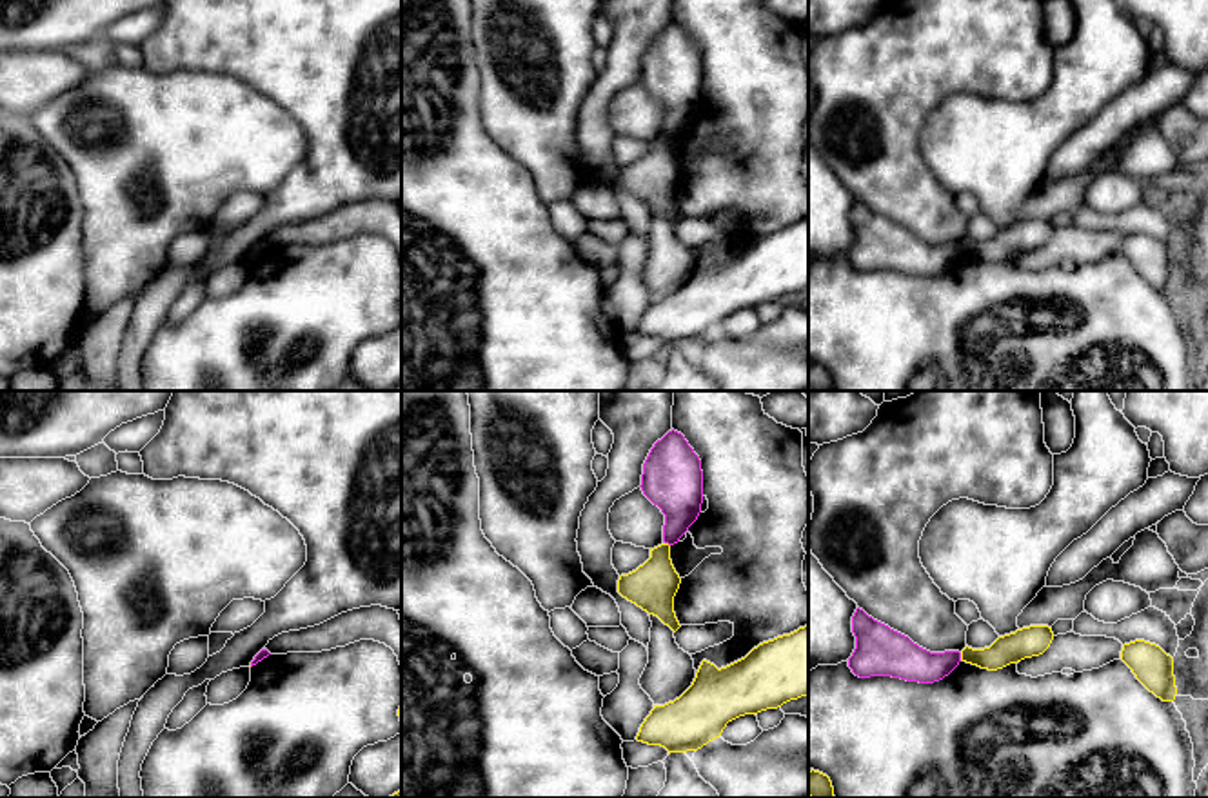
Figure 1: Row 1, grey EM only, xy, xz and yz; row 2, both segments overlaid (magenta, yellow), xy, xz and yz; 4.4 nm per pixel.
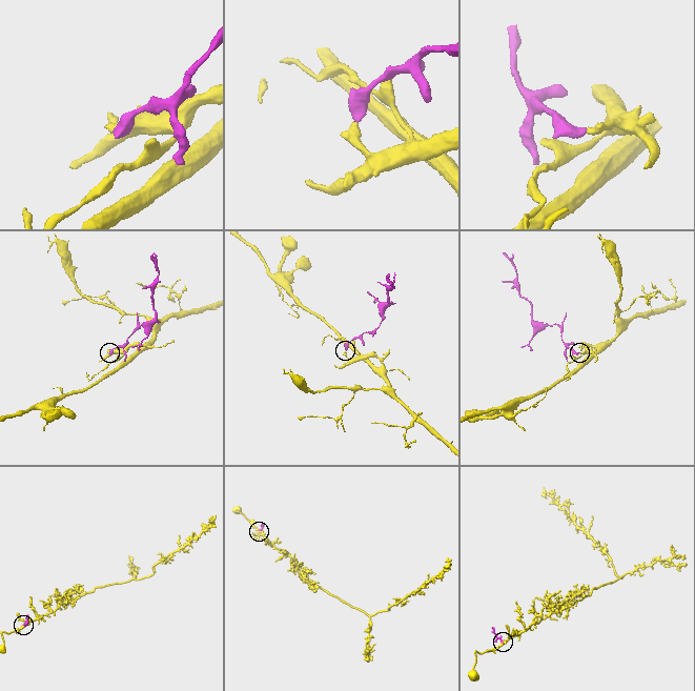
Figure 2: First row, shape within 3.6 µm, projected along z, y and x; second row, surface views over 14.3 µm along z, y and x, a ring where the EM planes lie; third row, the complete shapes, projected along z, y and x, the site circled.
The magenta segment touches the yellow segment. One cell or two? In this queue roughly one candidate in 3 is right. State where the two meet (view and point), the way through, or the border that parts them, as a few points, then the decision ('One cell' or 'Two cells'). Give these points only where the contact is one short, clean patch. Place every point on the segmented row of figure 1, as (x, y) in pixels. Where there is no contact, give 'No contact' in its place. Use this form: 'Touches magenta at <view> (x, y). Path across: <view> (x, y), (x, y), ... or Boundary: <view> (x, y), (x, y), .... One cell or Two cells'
Touches magenta at yz (960, 657). Boundary: yz (960, 653), (961, 658). Two cells

